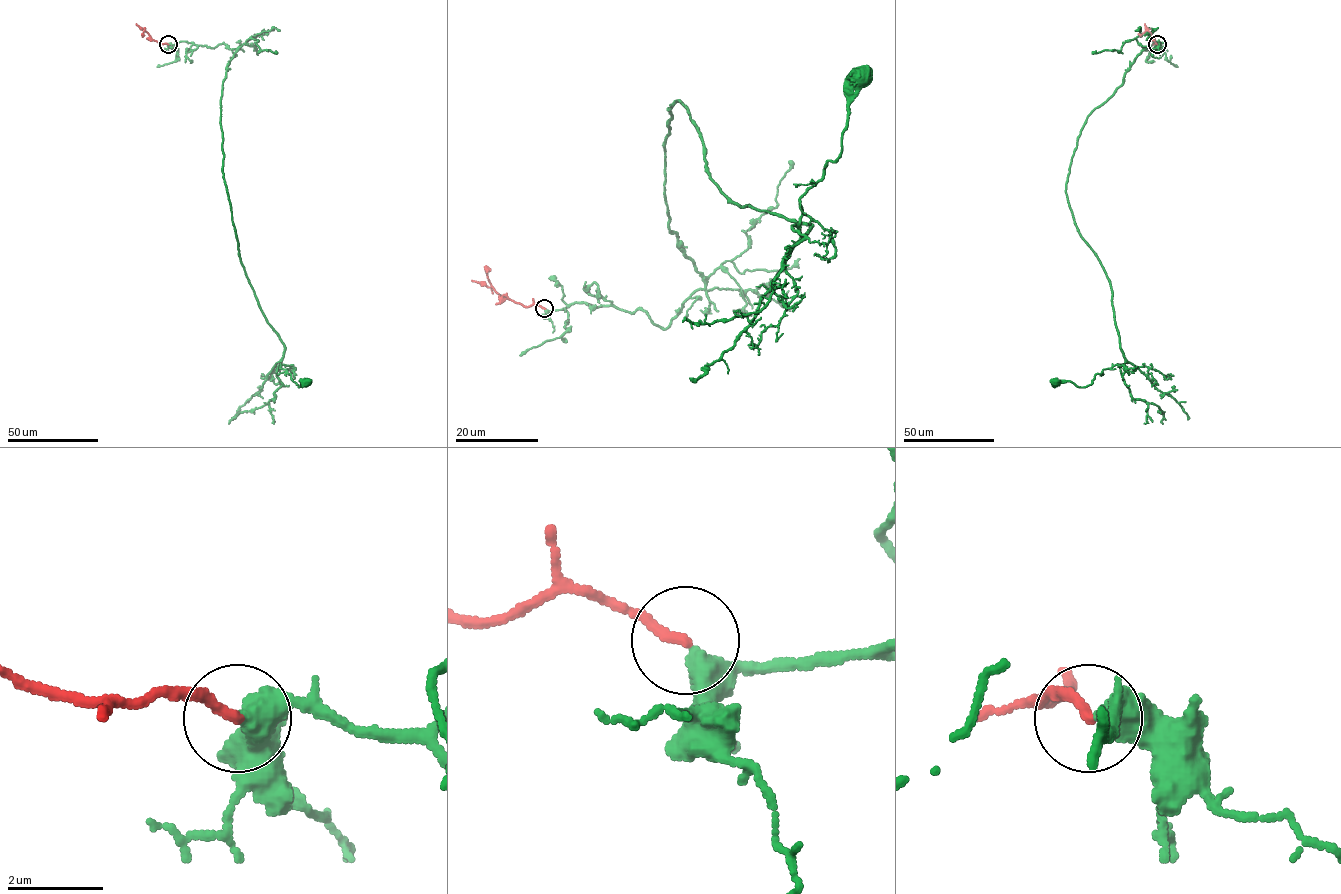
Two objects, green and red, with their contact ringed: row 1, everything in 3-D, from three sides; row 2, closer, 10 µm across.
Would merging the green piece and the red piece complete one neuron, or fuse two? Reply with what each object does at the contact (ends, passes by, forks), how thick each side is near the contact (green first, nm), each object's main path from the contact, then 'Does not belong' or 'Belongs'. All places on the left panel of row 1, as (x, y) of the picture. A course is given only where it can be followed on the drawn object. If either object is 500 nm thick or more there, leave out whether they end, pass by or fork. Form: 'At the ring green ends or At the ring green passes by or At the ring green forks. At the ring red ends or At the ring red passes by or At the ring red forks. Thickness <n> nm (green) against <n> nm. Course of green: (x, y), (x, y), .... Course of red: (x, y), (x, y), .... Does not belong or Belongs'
At the ring green passes by. At the ring red ends. Thickness 360 nm (green) against 220 nm. Course of green: (168, 44), (238, 48), (222, 84), (220, 123), (239, 256), (284, 347), (280, 368), (299, 387), (306, 381). Course of red: (168, 44), (152, 40), (136, 24). Belongs

